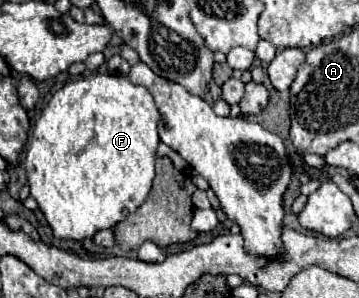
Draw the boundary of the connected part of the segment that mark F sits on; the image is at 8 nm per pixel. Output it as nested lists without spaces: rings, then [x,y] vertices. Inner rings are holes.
[[[98,73],[98,75],[90,75],[90,77],[82,77],[78,81],[66,83],[60,91],[56,91],[50,99],[50,103],[44,107],[40,119],[34,125],[34,133],[28,139],[26,144],[26,159],[24,159],[24,167],[26,167],[27,183],[30,185],[30,195],[36,199],[40,211],[44,213],[48,225],[52,227],[52,235],[56,239],[72,239],[72,241],[84,241],[84,239],[92,239],[96,235],[96,231],[114,227],[116,223],[120,223],[124,217],[128,217],[130,213],[134,213],[146,199],[150,187],[152,187],[152,179],[154,179],[154,159],[156,159],[156,147],[160,143],[158,139],[158,125],[160,113],[156,113],[156,105],[152,95],[140,87],[140,85],[132,85],[126,77],[122,75],[110,75],[110,73]]]

